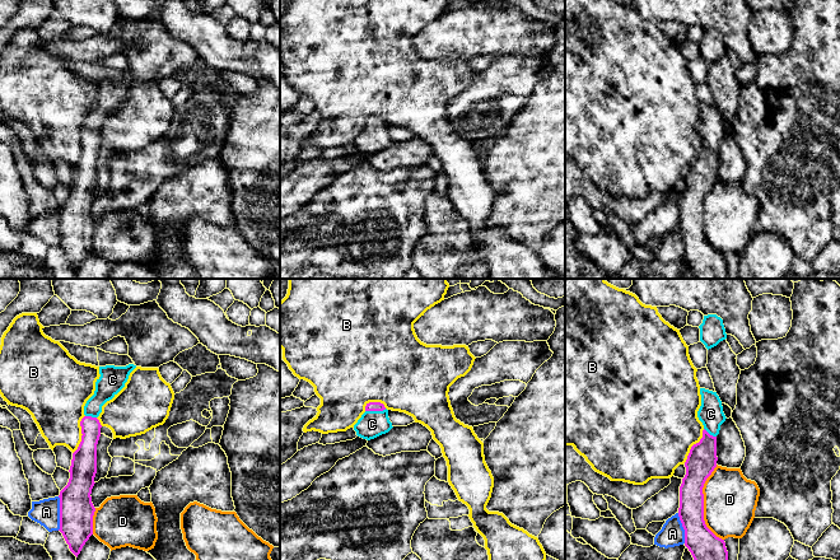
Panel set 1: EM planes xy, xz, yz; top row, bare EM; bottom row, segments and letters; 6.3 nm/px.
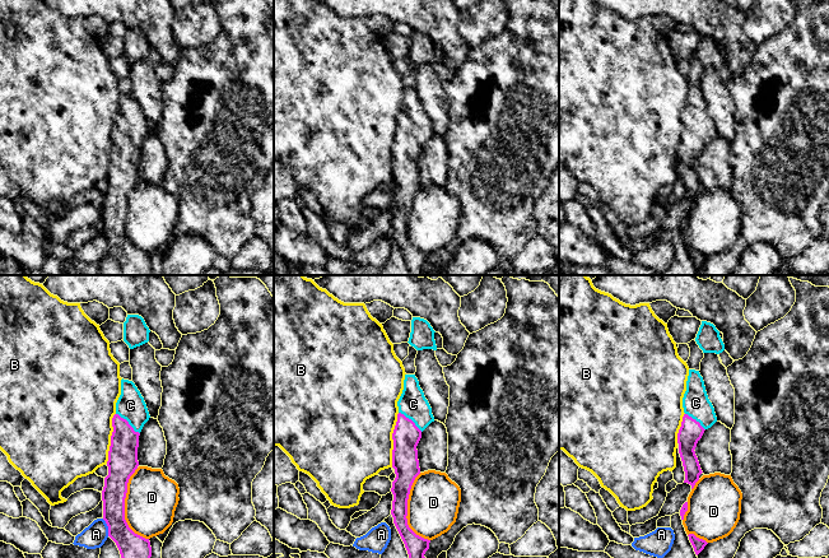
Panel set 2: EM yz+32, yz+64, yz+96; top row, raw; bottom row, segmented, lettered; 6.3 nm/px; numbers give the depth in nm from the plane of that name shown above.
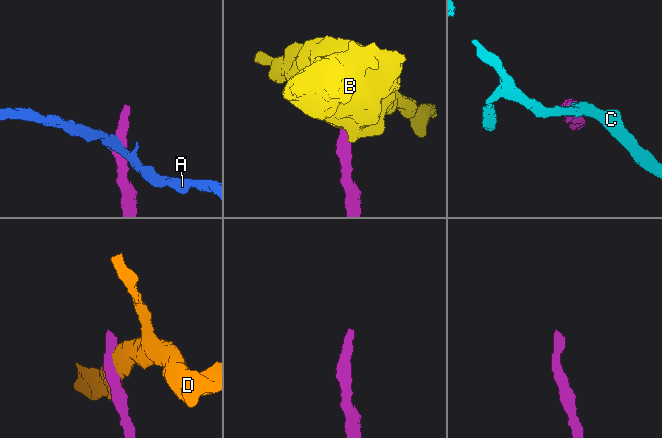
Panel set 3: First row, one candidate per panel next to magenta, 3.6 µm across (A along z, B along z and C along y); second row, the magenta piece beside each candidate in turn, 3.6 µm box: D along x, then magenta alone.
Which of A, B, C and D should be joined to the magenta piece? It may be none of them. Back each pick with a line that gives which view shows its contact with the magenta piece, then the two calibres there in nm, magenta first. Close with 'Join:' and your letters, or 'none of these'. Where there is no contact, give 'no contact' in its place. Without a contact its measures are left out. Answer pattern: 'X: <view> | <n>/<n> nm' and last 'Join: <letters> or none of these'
C: xz | 60/170 nm
Join: C

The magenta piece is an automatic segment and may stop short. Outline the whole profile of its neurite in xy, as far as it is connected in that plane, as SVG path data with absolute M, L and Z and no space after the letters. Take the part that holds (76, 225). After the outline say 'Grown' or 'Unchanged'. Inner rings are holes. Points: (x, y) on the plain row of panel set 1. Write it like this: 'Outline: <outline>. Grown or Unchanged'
Outline: M134 79L126 81L99 81L101 92L95 97L94 109L84 121L84 132L80 136L81 157L73 168L70 193L60 206L60 247L62 248L70 266L78 272L83 261L93 249L93 230L95 223L92 218L92 204L97 188L97 159L101 151L101 137L97 134L102 121L112 115L136 83Z. Grown

